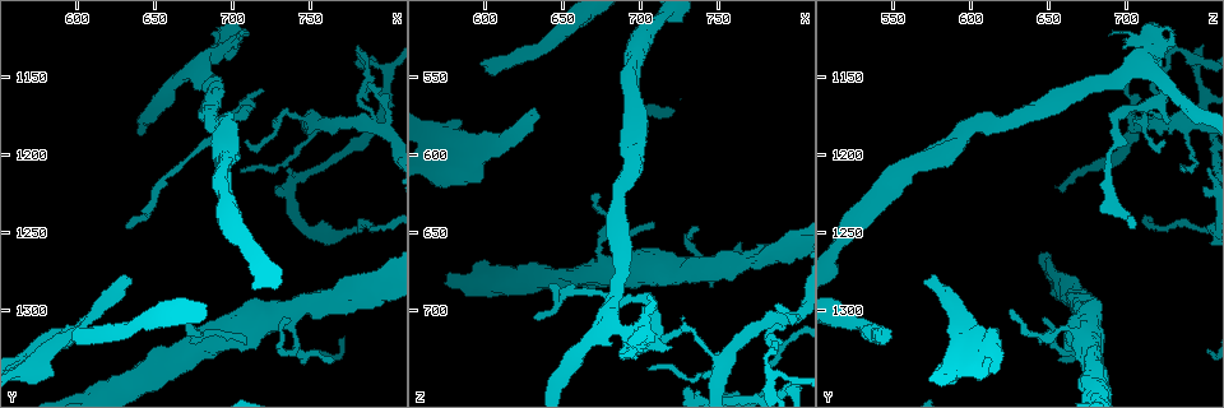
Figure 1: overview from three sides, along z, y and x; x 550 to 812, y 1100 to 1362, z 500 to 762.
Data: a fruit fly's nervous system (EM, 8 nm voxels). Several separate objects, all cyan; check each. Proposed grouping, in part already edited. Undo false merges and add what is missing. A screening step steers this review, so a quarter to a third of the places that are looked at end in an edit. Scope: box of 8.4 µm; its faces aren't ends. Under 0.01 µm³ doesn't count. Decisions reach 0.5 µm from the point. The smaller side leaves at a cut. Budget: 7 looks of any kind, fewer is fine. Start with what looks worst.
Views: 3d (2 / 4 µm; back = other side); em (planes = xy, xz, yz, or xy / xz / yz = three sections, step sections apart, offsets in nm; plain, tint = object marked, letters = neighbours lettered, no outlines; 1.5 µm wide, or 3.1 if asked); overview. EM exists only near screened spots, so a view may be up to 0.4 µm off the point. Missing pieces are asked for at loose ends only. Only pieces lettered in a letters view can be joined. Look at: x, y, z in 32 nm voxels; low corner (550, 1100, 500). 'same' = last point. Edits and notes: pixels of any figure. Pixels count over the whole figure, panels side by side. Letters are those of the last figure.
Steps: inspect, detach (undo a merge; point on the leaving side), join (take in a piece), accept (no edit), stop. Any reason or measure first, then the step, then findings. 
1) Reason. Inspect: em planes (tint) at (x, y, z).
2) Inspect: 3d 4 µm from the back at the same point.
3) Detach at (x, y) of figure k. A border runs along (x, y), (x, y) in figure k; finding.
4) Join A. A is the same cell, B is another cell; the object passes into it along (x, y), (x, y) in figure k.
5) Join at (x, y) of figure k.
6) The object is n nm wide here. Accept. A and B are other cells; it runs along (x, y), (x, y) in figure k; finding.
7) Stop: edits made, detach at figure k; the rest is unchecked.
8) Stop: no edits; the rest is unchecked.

Long arm stops here. Inspect: 3d 4 µm at (596, 1316, 540).

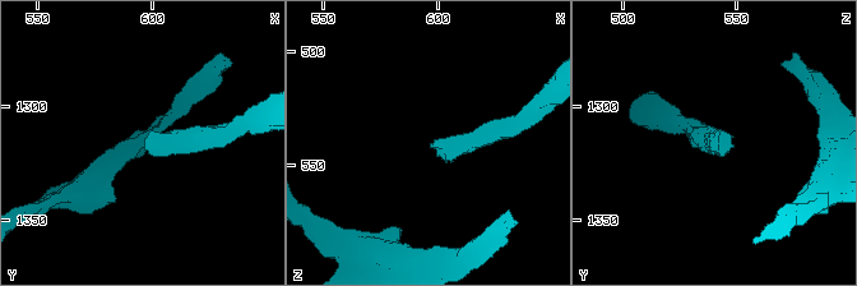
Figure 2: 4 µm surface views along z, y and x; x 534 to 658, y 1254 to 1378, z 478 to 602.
Need the tissue. Inspect: em xz step 8 (tint) at (596, 1316, 540).

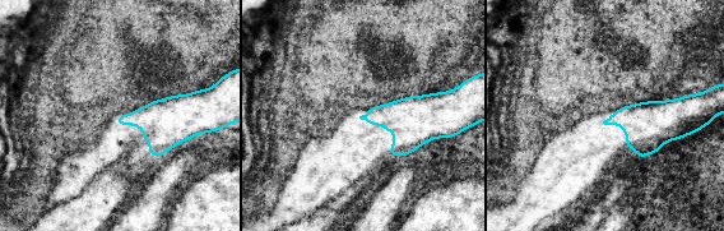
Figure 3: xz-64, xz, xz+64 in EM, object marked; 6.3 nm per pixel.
See the neighbours. Inspect: em xz step 8 (letters) at the same point.

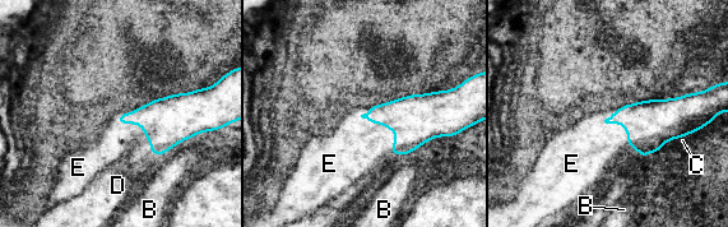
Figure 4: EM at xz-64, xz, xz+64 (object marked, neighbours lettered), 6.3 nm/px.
Join E. E is the same cell, B, C and D are other cells; it goes on there.

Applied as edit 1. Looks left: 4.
Inspect: em yz step 4 (tint) at (718, 1160, 724).

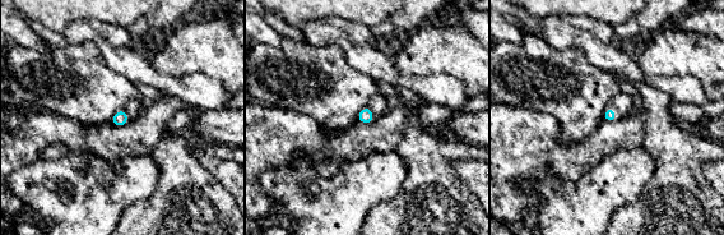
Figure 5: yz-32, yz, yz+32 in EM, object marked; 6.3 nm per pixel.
See the neighbours. Inspect: em yz step 4 (letters) at the same point.

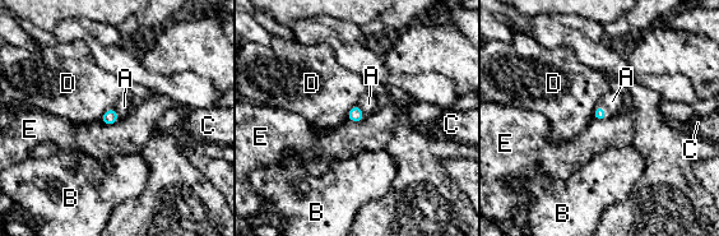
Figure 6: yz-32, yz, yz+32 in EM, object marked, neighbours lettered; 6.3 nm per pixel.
Join A. A is the same cell, B, C, D and E are other cells; the object passes into it along (355, 114), (361, 109), (369, 103) in figure 6; it goes on there.

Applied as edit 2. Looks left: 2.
An open end. Inspect: em planes (tint) at (602, 1306, 602).

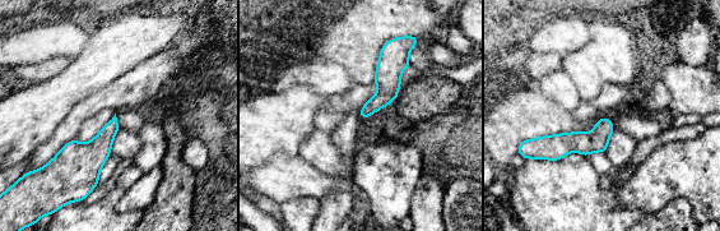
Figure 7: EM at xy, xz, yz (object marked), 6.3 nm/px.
See the neighbours. Inspect: em planes (letters) at the same point.

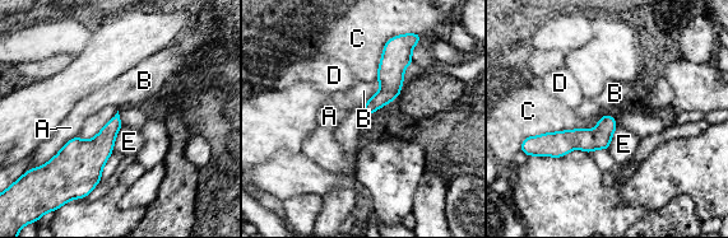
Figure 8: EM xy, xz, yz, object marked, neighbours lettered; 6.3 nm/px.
Accept. A, B, C, D and E are other cells; it runs along (612, 122), (596, 139), (537, 143) in figure 8; none of them fits.

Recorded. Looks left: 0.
Stop: edits made, join at figure 4, join at figure 6; the rest is unchecked.

